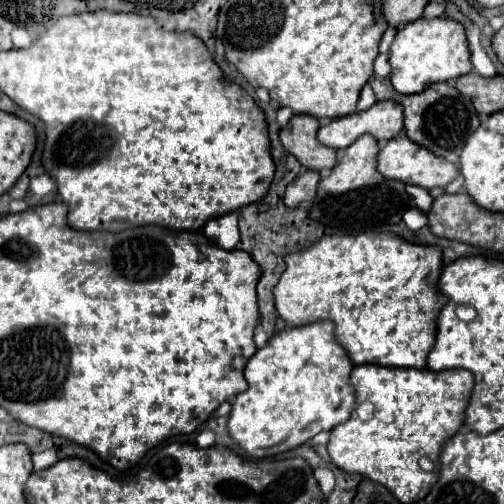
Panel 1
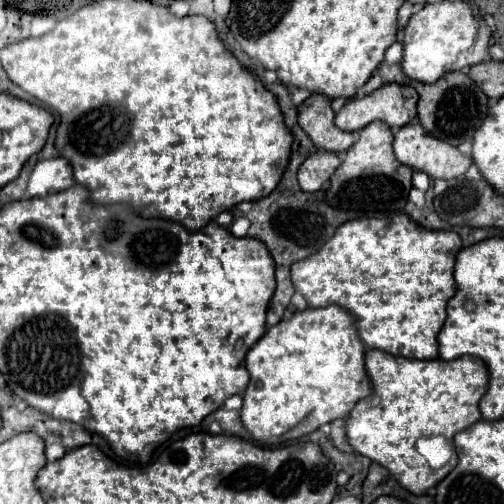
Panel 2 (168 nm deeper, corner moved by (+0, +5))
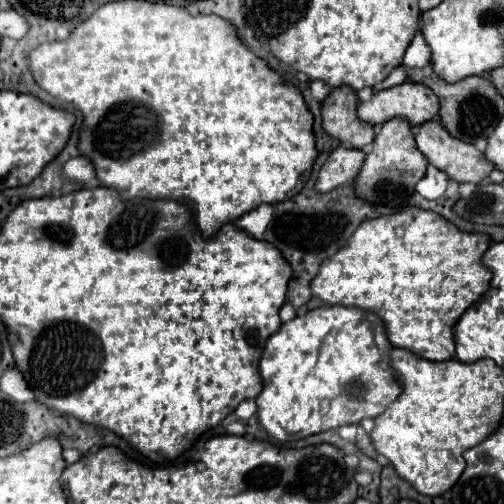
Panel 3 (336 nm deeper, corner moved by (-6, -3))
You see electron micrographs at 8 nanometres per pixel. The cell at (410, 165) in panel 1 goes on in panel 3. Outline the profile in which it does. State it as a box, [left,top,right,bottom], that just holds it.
[414,120,494,184]

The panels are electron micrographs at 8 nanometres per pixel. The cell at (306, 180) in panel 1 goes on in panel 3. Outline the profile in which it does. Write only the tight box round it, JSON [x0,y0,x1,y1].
[316,146,364,192]

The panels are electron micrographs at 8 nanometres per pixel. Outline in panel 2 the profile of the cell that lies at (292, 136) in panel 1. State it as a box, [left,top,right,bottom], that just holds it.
[298,94,354,152]

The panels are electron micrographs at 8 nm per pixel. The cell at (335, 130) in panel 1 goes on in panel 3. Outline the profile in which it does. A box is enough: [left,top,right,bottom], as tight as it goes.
[358,82,438,126]

